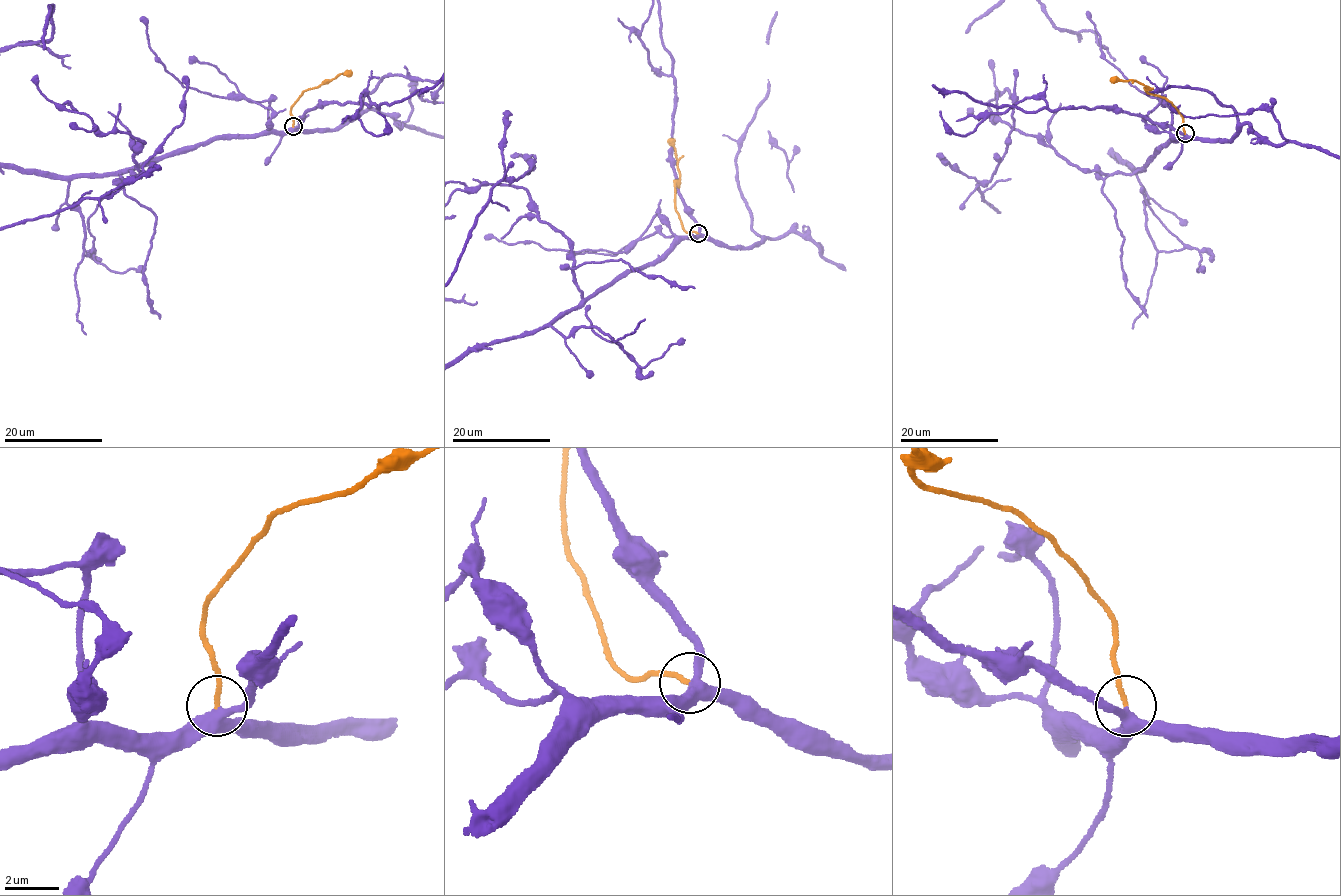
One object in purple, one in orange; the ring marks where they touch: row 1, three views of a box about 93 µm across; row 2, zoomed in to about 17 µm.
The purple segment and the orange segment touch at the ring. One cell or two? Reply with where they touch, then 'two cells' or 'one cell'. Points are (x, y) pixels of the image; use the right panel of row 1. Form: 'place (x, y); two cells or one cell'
place (1185, 133); one cell

